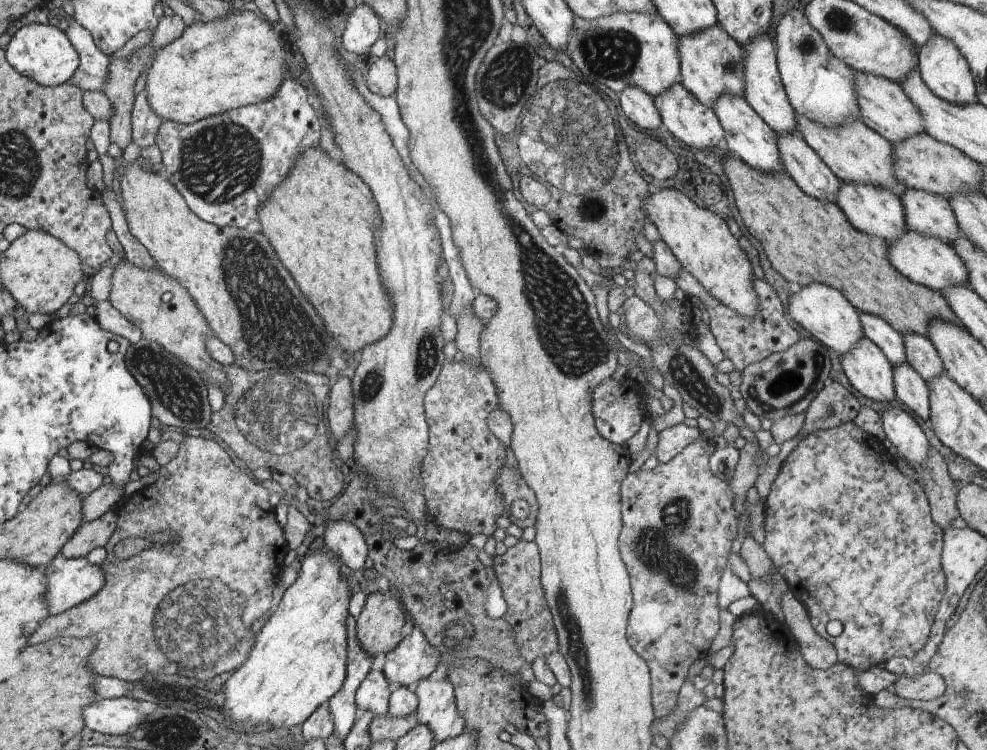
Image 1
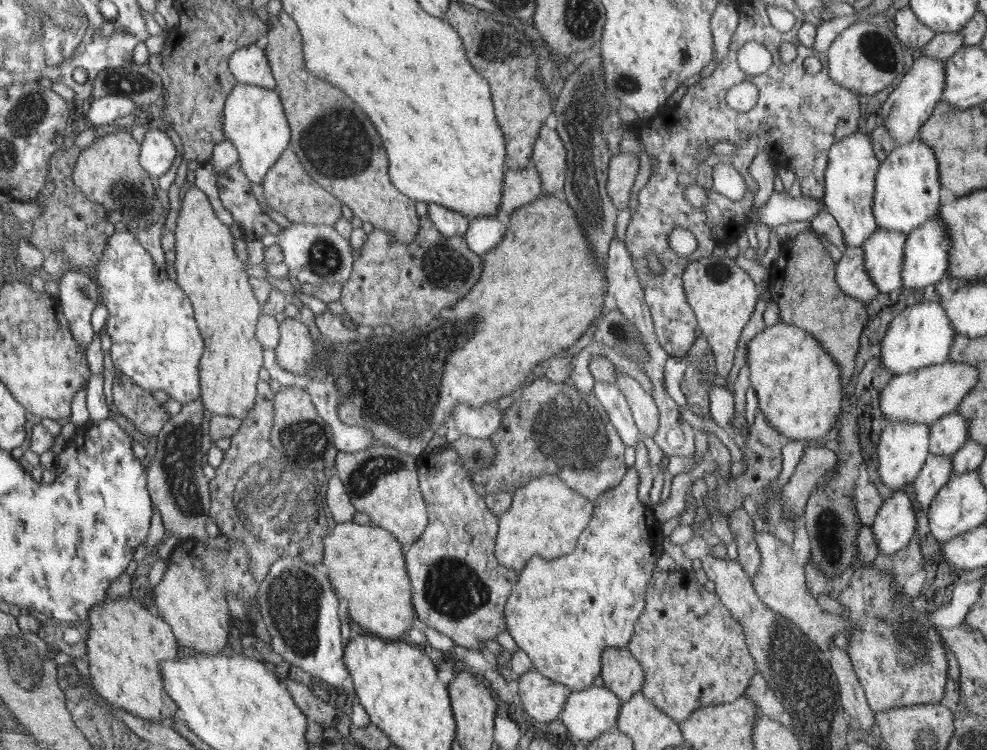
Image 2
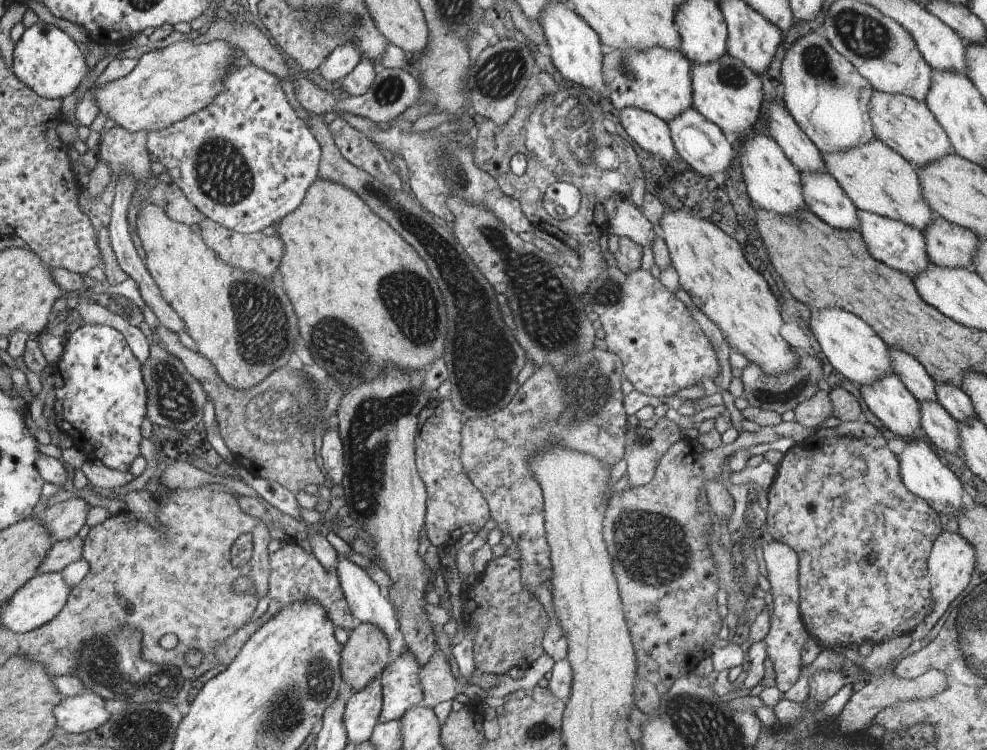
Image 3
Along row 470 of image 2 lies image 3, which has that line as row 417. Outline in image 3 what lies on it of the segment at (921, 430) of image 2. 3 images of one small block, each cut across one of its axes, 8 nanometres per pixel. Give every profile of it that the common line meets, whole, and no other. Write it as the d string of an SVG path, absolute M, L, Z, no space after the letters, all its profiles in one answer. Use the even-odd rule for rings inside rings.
M886 373L860 390L868 408L890 432L906 440L915 438L921 428L919 402L896 373Z

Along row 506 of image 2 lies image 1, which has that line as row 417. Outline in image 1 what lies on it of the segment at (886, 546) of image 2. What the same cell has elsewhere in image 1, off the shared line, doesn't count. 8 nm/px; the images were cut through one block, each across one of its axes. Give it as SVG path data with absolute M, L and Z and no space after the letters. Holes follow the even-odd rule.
M890 405L881 412L881 421L887 439L904 460L908 460L910 464L925 463L930 445L914 416L898 405Z

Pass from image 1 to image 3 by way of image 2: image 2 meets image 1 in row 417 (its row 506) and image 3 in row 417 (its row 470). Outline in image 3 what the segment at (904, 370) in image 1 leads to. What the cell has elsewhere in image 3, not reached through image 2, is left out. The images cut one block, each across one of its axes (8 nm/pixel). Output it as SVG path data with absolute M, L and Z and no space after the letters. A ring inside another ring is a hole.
M918 401L921 428L930 442L950 454L960 455L960 437L957 422L936 401Z

